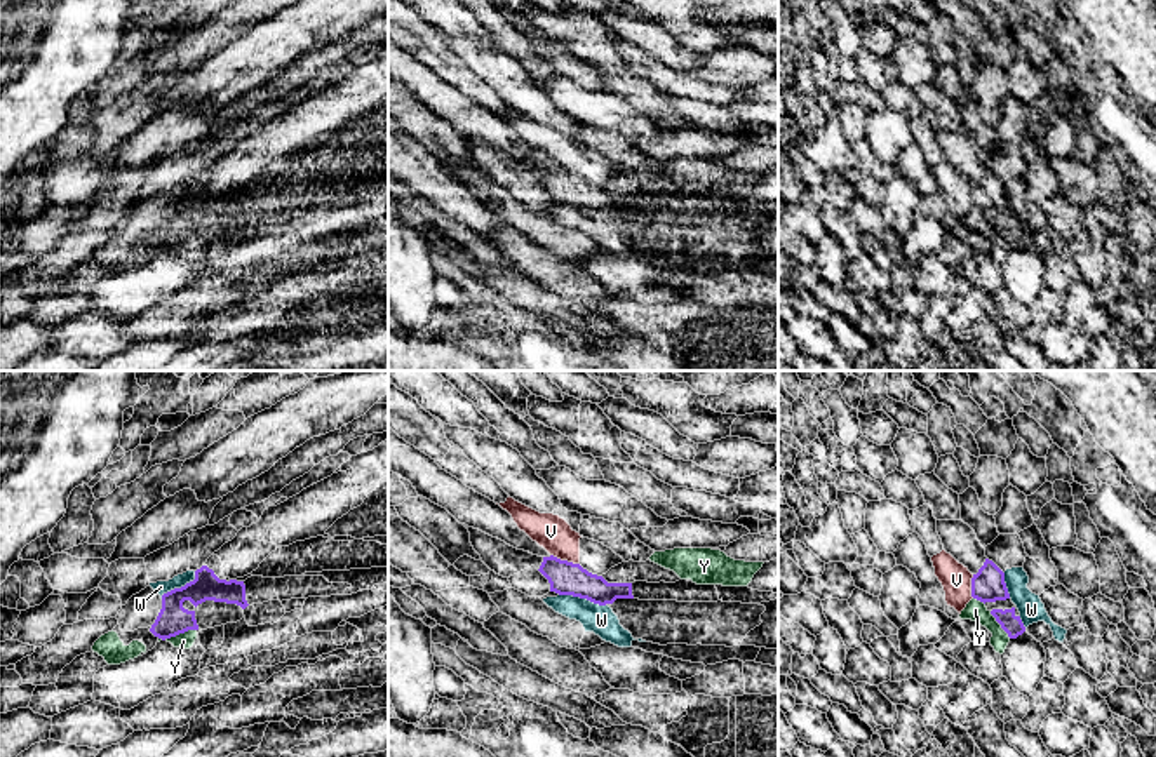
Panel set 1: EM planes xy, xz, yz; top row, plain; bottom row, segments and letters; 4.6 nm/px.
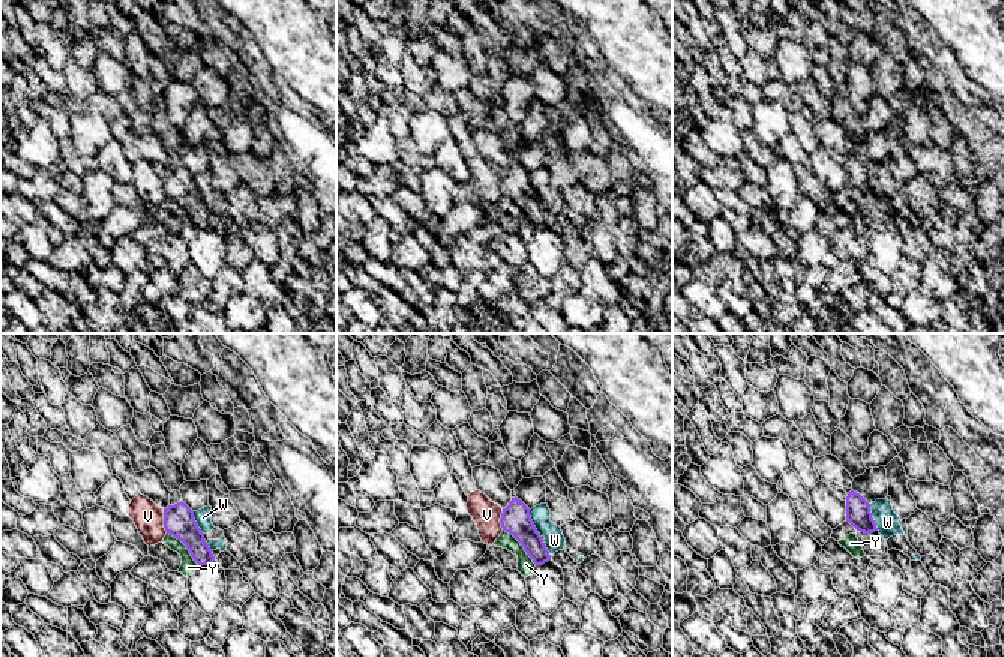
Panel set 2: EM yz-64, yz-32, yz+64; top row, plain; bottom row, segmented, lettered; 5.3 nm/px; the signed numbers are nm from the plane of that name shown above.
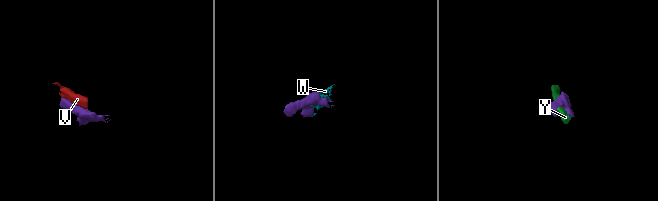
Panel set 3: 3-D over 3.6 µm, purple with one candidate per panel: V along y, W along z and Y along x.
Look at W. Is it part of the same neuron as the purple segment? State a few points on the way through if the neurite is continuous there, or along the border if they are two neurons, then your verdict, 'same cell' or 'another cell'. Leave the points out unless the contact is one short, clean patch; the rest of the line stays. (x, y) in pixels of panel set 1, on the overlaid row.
border along xz (559, 594), (585, 597), (604, 606); another cell

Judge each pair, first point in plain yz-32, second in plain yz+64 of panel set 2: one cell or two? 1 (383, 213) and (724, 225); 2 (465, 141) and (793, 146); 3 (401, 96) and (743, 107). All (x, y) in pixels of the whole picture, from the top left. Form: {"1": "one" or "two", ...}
{"1": "two", "2": "two", "3": "two"}

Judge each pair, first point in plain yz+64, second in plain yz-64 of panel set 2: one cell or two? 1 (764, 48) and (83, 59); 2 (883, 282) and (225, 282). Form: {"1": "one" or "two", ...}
{"1": "one", "2": "two"}

